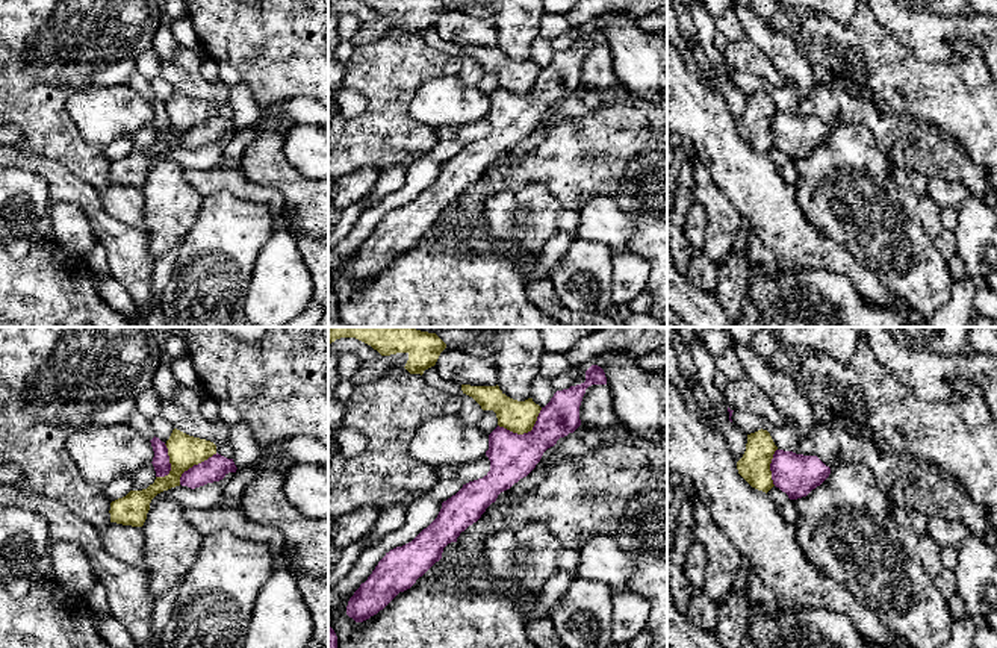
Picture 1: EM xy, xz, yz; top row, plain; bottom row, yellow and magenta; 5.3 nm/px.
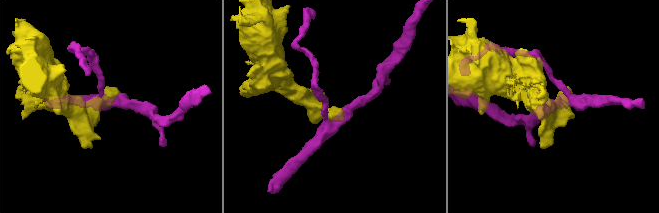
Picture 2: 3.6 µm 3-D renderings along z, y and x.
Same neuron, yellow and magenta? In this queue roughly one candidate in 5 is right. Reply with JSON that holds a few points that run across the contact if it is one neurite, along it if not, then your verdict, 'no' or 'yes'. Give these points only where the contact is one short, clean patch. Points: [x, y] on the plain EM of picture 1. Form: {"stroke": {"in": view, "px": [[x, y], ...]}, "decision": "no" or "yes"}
{"stroke": {"in": "xz", "px": [[542, 68], [534, 87], [527, 93], [513, 94], [498, 87]]}, "decision": "no"}

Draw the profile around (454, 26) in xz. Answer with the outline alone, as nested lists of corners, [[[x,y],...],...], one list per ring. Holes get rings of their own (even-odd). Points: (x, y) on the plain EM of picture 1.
[[[445,9],[434,27],[443,41],[460,47],[496,47],[499,42],[498,30],[490,17],[477,18],[461,11]]]

